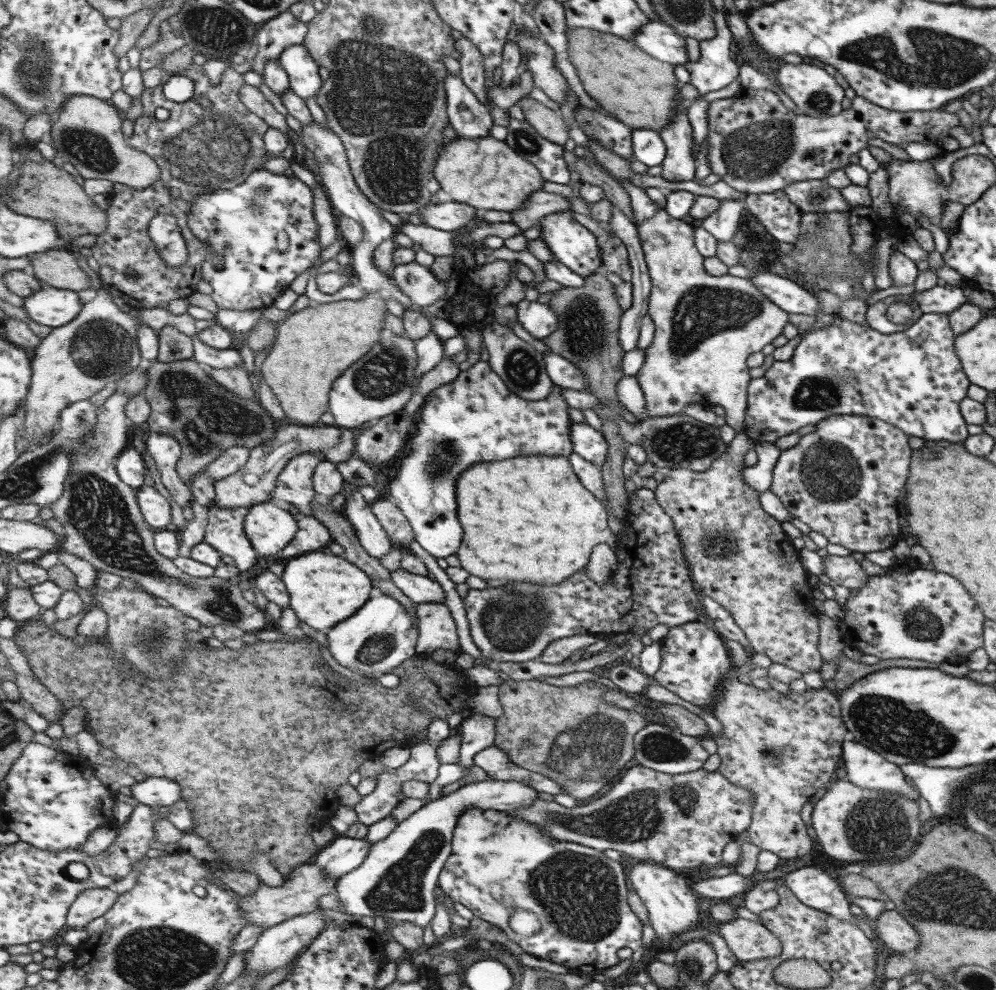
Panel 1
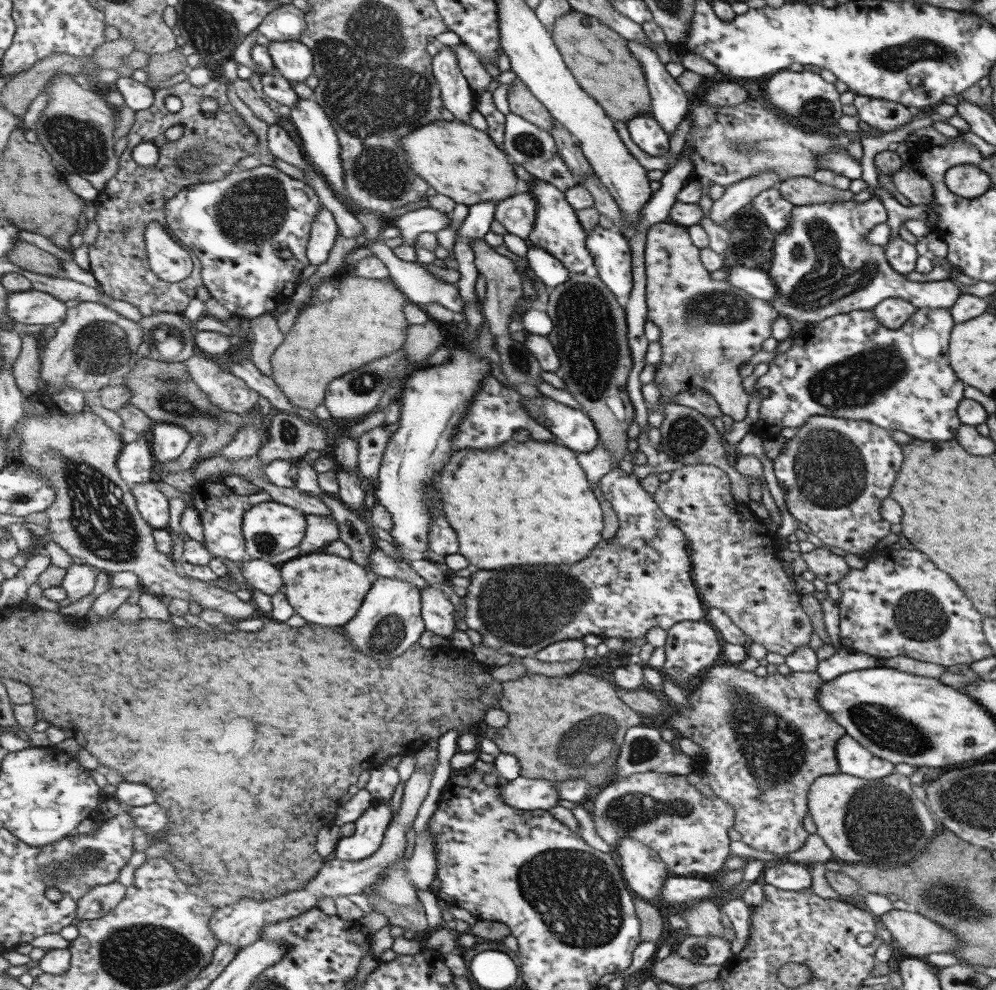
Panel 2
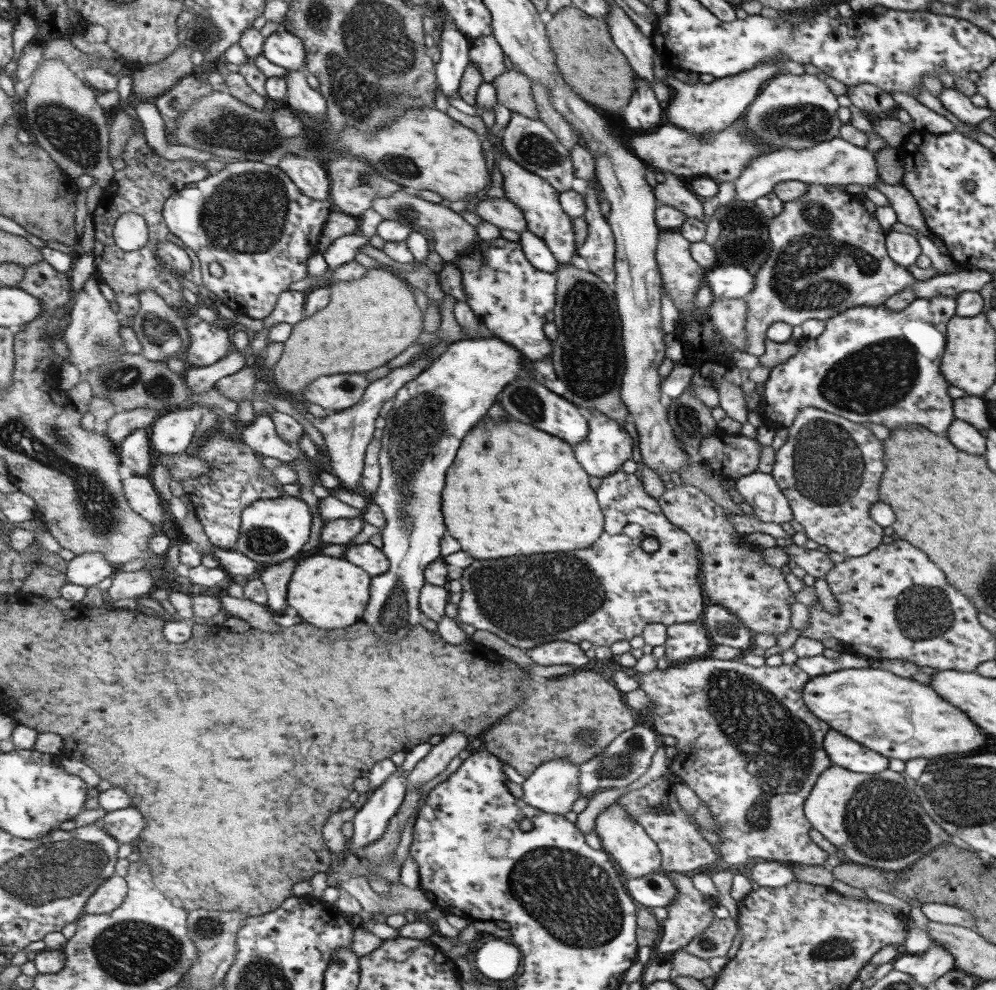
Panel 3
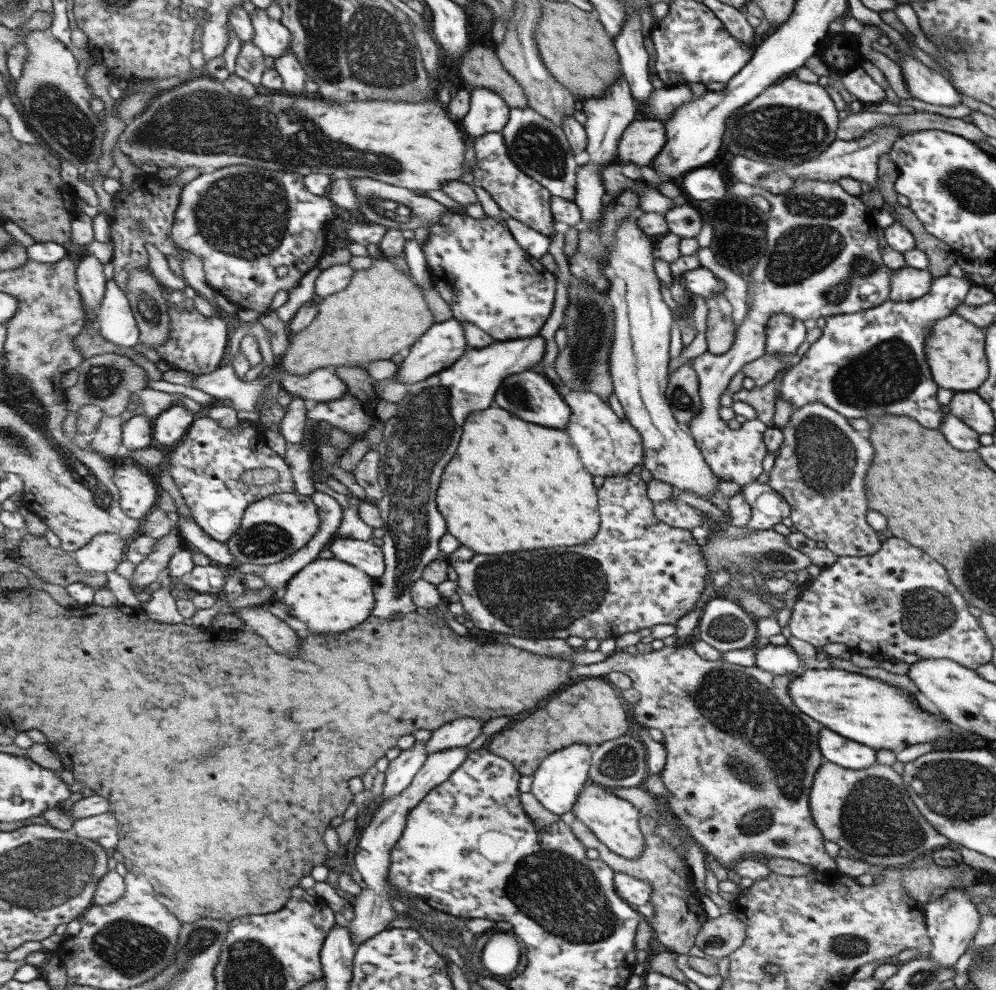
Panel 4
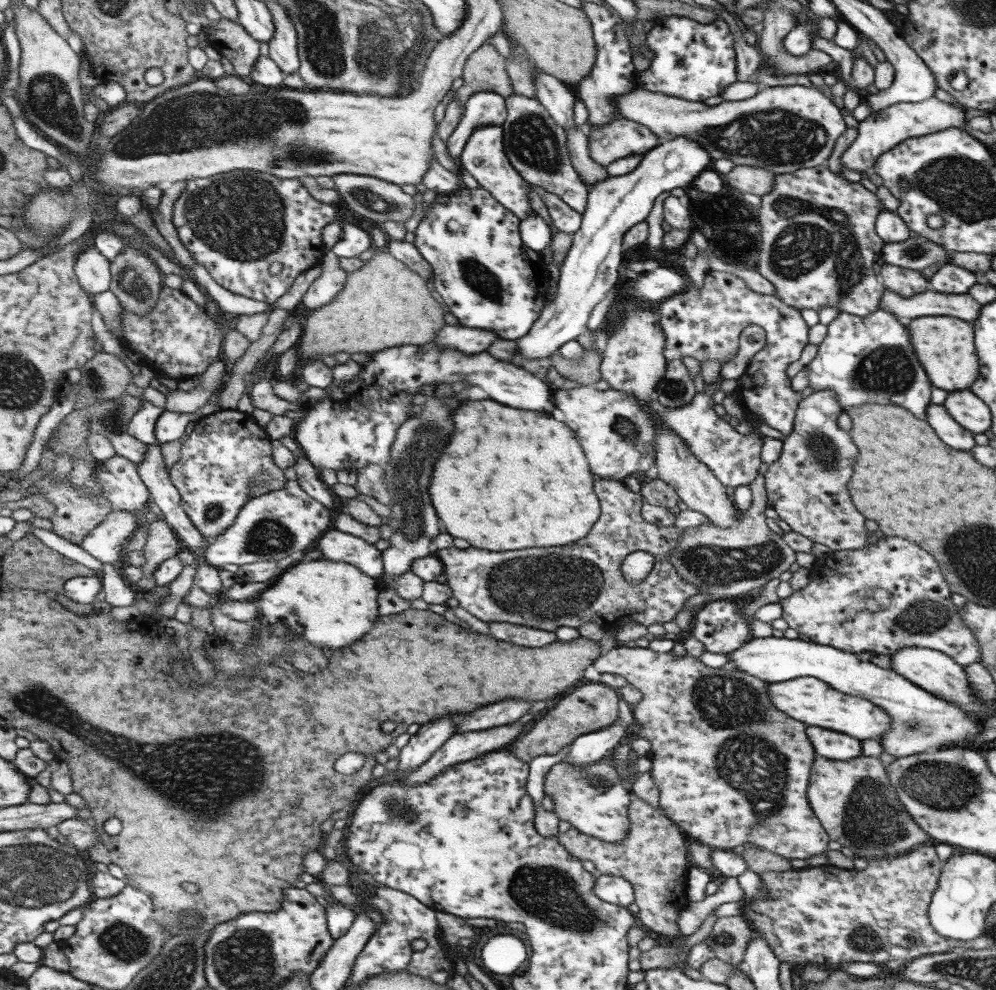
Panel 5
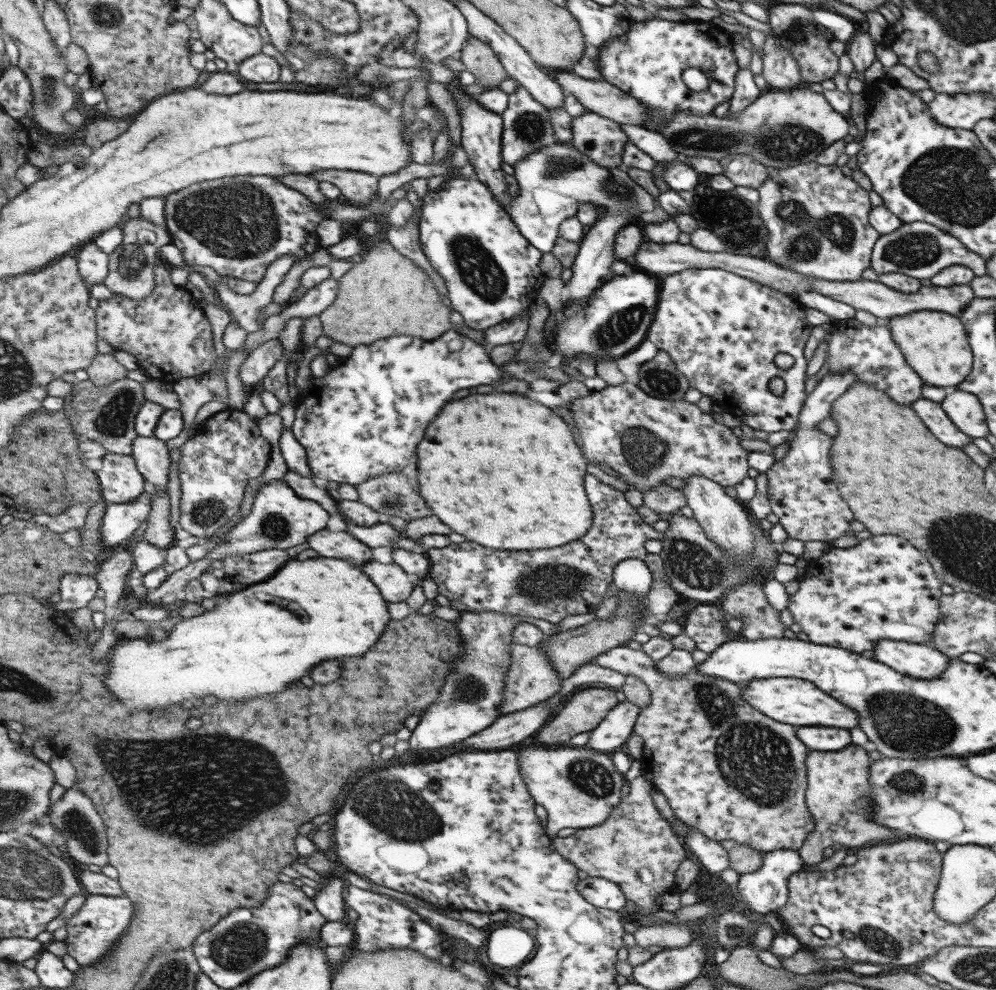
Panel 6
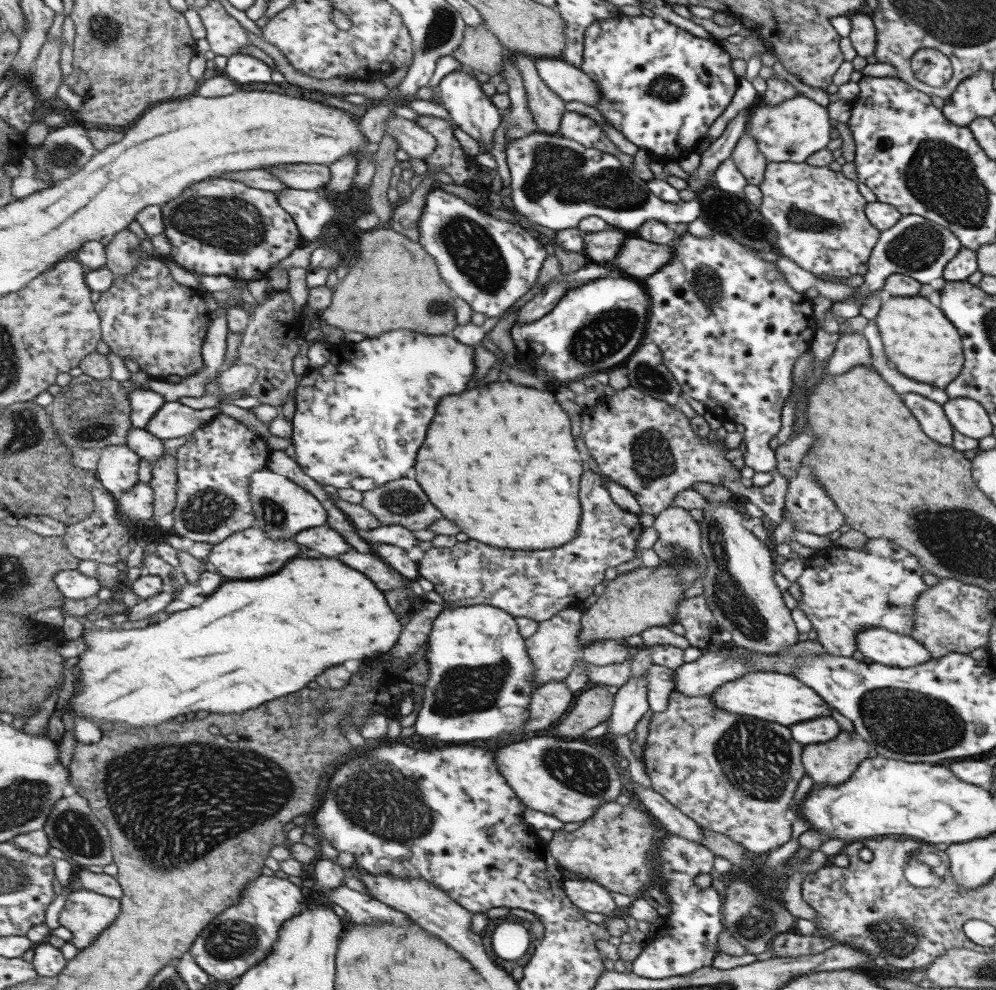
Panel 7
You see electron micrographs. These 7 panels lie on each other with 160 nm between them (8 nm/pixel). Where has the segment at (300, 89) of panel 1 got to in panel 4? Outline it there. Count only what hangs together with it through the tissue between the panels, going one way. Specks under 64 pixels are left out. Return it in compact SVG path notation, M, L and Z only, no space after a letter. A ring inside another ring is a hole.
M256 7L255 14L252 15L255 36L252 40L267 56L273 58L280 57L287 49L291 49L292 32L285 27L280 20L269 18L266 9Z

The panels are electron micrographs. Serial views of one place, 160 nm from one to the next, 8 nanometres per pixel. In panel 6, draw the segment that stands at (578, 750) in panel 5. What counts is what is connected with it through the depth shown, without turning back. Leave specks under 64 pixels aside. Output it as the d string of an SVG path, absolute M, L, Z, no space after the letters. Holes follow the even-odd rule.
M627 699L619 702L612 710L609 710L600 725L589 732L585 747L601 750L602 753L623 749L627 739L632 735L639 710L637 706L627 702Z

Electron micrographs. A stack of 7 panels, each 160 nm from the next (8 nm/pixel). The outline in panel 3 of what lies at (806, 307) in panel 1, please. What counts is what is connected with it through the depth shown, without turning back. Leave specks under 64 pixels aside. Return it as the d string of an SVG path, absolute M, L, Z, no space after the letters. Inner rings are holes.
M739 266L713 267L707 269L704 284L717 299L743 298L753 290L754 276Z

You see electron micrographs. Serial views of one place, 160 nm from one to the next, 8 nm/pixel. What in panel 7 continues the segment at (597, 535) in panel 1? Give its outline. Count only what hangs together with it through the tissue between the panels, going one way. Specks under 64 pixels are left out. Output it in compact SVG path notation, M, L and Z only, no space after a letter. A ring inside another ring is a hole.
M493 382L449 396L437 410L427 444L421 448L417 460L416 479L425 486L425 494L433 498L433 504L445 518L453 520L471 538L504 549L545 550L572 540L581 512L577 488L581 474L589 466L586 456L581 454L581 446L577 446L577 438L573 438L573 418L557 402L557 394L513 382Z

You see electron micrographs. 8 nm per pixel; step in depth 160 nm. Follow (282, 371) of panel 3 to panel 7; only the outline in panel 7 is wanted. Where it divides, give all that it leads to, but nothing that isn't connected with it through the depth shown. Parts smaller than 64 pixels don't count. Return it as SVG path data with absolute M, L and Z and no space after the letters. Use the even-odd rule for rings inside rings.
M392 227L367 231L361 238L359 260L339 282L332 303L319 317L345 334L363 330L365 334L385 334L387 330L421 330L435 336L452 334L459 325L457 296L441 275L438 261L420 242L409 240Z

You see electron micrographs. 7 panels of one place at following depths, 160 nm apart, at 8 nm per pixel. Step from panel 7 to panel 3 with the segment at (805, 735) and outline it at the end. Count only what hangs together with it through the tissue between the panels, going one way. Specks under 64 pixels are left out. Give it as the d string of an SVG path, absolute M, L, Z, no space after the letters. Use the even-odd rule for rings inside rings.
M832 729L823 738L823 750L832 765L853 773L877 774L887 770L887 762L889 762L883 756L873 752L873 749L865 749Z

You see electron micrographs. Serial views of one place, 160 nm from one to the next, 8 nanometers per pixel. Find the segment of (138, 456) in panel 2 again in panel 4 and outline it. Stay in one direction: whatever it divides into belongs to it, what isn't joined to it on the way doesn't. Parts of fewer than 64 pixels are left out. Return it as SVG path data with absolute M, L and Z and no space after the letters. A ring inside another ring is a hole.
M131 415L122 423L122 444L128 450L141 450L155 446L154 423L149 415Z

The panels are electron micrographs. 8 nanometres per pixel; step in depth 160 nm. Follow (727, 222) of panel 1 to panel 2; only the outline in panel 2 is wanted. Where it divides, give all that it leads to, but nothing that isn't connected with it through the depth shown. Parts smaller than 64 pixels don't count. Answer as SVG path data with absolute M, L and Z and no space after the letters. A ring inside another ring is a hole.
M759 171L725 187L719 199L712 202L707 218L723 226L743 205L749 204L763 190L776 186L782 178L773 171Z

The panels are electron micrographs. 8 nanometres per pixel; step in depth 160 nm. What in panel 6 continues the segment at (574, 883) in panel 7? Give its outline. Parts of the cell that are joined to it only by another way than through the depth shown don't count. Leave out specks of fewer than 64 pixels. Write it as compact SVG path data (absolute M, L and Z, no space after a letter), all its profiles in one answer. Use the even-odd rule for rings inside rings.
M589 876L577 881L576 886L579 888L579 893L595 907L609 911L620 911L625 907L624 894L610 880Z

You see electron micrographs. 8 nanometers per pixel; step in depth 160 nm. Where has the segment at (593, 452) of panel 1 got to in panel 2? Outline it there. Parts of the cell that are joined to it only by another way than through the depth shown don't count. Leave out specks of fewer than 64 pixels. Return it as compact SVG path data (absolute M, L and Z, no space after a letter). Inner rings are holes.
M522 396L522 402L529 416L552 431L556 440L569 450L586 453L599 443L597 431L584 411L545 396Z

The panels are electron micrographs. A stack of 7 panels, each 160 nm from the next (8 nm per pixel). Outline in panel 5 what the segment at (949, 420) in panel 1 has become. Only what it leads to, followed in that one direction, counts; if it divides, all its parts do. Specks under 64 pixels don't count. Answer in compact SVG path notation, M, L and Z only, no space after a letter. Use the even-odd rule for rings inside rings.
M953 264L939 267L929 278L929 289L939 294L966 294L974 286L975 276L970 270ZM878 308L864 317L840 312L826 325L827 332L807 366L808 387L836 392L842 410L865 403L891 404L925 420L932 384L913 353L906 322Z

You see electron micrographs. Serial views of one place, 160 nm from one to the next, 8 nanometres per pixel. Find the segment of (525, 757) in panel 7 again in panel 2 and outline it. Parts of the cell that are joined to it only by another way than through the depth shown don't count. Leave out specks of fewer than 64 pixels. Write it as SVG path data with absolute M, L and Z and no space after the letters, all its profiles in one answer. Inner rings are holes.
M627 837L621 838L614 850L619 858L618 869L634 896L647 902L657 902L660 907L664 905L659 897L660 888L671 874L657 853Z

